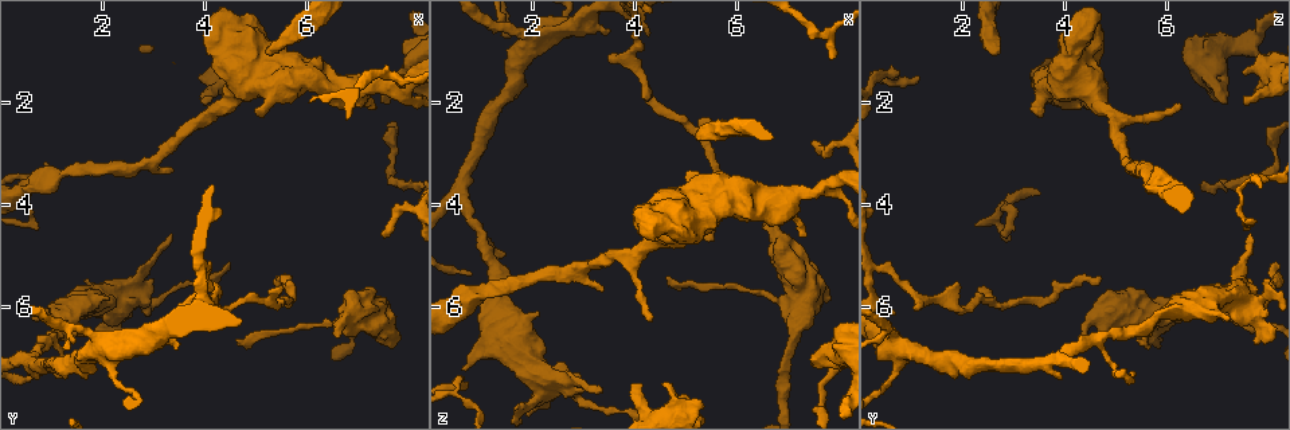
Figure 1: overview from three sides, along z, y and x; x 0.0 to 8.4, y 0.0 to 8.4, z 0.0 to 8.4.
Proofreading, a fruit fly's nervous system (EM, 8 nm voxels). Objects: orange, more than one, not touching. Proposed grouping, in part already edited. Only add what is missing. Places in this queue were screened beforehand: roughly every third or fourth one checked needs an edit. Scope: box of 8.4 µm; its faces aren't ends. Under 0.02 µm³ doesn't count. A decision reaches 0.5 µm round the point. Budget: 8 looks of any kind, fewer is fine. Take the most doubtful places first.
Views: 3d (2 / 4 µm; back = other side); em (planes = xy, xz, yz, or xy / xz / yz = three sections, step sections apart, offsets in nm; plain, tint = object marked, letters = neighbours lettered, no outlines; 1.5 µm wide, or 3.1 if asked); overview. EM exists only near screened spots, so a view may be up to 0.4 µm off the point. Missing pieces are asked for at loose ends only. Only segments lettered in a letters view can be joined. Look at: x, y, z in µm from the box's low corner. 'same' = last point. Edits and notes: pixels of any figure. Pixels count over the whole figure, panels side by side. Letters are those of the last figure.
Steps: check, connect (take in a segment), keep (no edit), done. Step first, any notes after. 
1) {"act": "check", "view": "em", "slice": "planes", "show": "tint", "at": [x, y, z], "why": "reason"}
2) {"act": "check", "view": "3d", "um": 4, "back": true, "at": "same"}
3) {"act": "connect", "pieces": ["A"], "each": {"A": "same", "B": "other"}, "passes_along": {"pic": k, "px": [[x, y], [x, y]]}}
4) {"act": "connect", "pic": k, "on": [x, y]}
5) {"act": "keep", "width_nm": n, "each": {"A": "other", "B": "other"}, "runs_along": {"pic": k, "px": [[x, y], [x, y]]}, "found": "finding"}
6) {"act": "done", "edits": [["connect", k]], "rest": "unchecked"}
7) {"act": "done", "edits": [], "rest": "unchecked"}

{"act": "check", "view": "3d", "um": 2, "at": [4.00, 2.05, 7.50], "why": "an open end"}

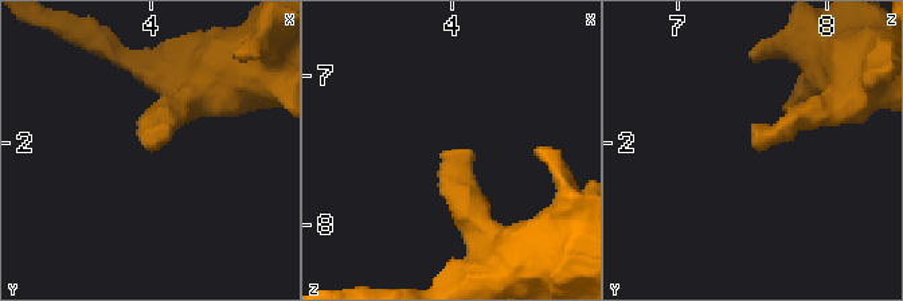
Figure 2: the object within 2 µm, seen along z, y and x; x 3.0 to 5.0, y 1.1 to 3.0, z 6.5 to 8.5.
{"act": "check", "view": "em", "slice": "yz", "step": 8, "show": "plain", "at": [3.98, 1.98, 7.52], "why": "shape alone is not enough"}

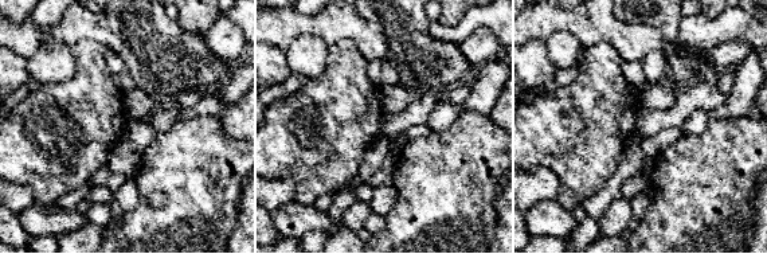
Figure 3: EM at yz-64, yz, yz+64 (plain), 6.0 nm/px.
{"act": "check", "view": "em", "slice": "yz", "step": 8, "show": "letters", "at": "same"}

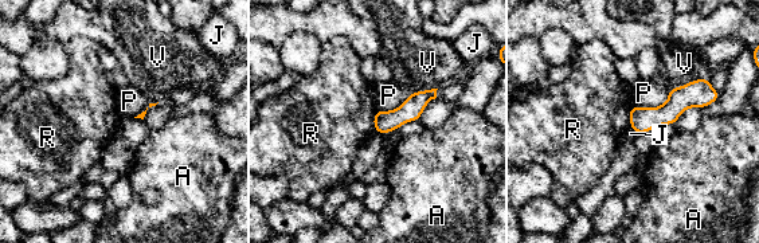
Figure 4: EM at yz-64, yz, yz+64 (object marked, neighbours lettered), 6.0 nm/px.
{"act": "keep", "each": {"A": "other", "J": "other", "P": "other", "R": "other", "V": "other"}, "border": {"pic": 4, "px": [[632, 105], [629, 126]]}, "found": "none of them fits"}

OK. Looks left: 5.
{"act": "check", "view": "3d", "um": 4, "at": [7.60, 2.05, 7.10], "why": "branch stops here"}

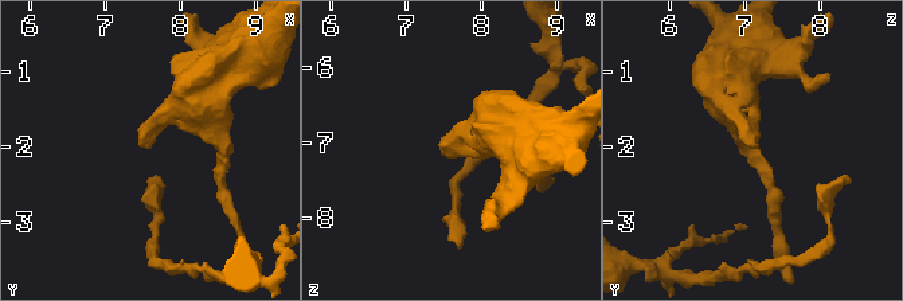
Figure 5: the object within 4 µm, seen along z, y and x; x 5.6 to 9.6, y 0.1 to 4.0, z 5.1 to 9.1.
{"act": "check", "view": "em", "slice": "xy", "step": 8, "show": "letters", "at": [7.60, 2.05, 7.10], "why": "now the EM"}

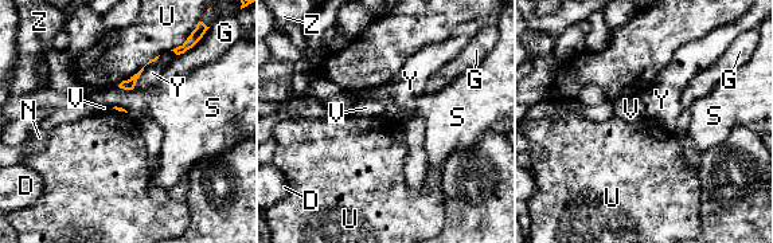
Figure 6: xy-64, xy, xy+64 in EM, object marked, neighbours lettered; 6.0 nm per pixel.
{"act": "keep", "each": {"D": "other", "G": "other", "N": "other", "S": "other", "U": "other", "V": "other", "Y": "other", "Z": "other"}, "border": {"pic": 6, "px": [[159, 54], [117, 85]]}, "found": "no lettered segment goes on from it"}

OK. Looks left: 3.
{"act": "check", "view": "3d", "um": 2, "at": [0.60, 6.25, 7.20]}

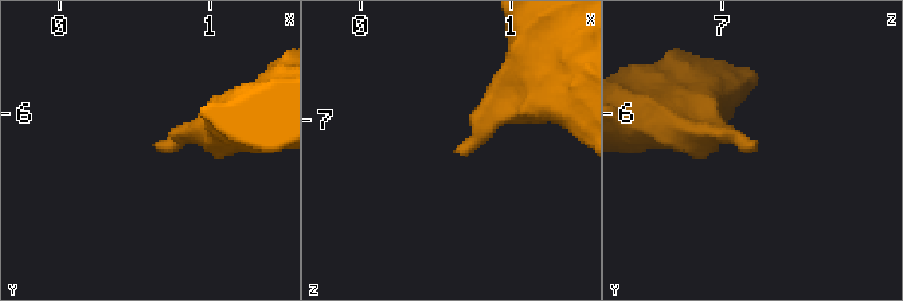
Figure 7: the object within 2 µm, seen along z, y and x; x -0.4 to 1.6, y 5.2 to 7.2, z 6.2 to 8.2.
{"act": "check", "view": "em", "slice": "planes", "show": "plain", "at": [0.66, 6.22, 7.22], "why": "shape alone is not enough"}

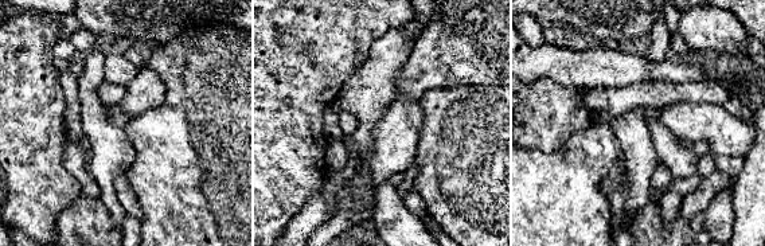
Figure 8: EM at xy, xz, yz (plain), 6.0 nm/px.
{"act": "check", "view": "em", "slice": "planes", "show": "letters", "at": "same"}

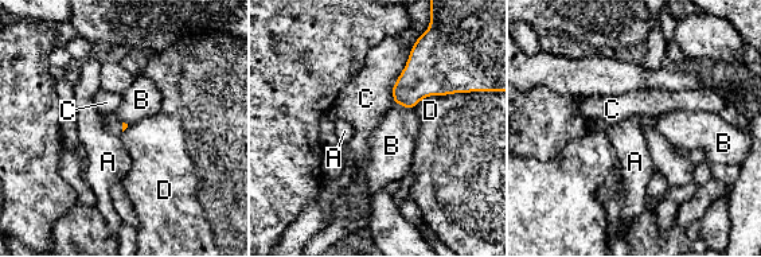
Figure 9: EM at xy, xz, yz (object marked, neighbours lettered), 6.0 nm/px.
{"act": "keep", "each": {"A": "other", "B": "other", "C": "other", "D": "other"}, "border": {"pic": 9, "px": [[463, 92], [426, 96], [413, 108]]}, "found": "no lettered segment goes on from it"}

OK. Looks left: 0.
{"act": "done", "edits": [], "rest": "unchecked"}

